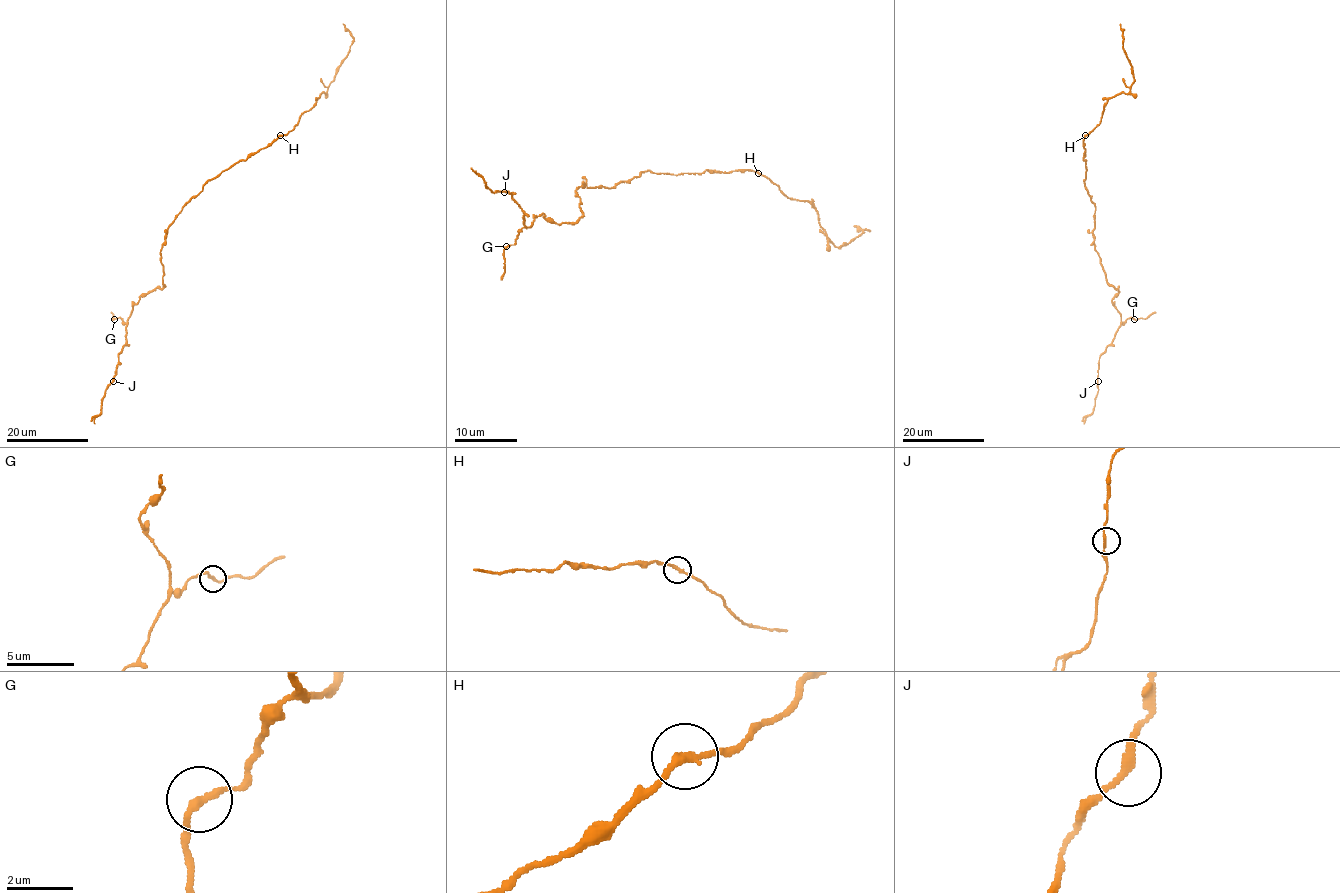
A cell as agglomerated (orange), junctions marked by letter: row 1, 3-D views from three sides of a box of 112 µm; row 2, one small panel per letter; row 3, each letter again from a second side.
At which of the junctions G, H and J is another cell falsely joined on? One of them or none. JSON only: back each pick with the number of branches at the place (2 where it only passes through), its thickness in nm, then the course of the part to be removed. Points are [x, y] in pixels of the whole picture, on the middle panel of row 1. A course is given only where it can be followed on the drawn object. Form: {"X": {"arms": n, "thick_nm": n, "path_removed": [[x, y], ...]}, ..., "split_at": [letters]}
{"split_at": []}

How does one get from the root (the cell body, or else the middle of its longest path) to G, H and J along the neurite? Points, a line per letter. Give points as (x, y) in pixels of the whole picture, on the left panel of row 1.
G: (189, 201), (168, 227), (160, 251), (164, 286), (144, 293), (133, 306), (125, 323), (120, 318), (114, 319)
H: (189, 201), (208, 180), (268, 147), (280, 135)
J: (189, 201), (168, 227), (160, 251), (164, 286), (144, 293), (133, 306), (113, 381)

